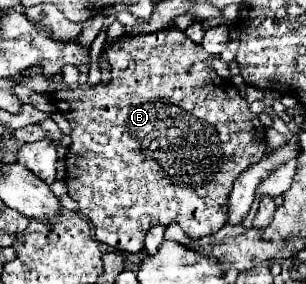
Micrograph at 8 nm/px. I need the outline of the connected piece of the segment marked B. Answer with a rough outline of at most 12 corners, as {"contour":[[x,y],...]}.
{"contour":[[176,28],[52,94],[98,242],[216,234],[266,128]]}

